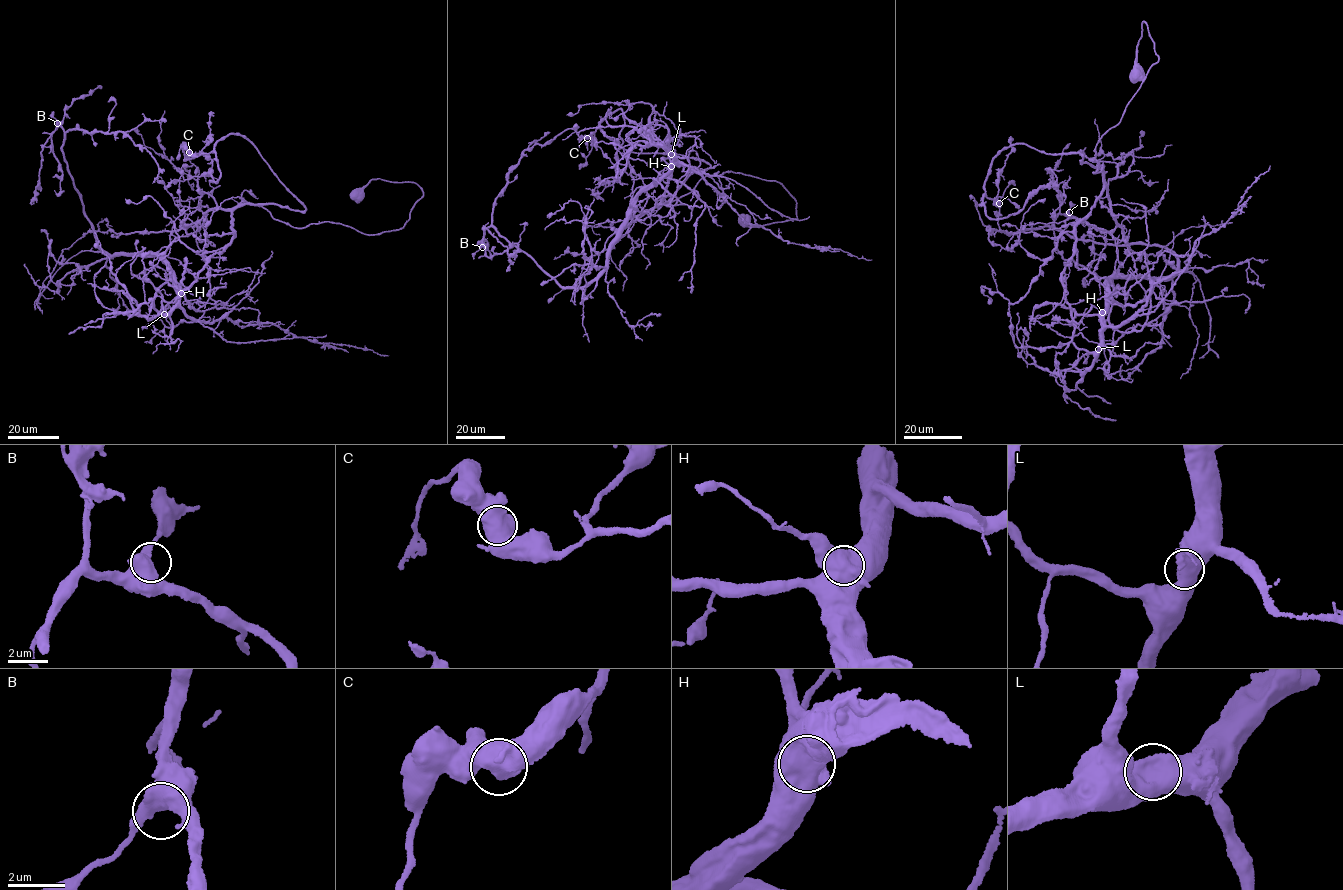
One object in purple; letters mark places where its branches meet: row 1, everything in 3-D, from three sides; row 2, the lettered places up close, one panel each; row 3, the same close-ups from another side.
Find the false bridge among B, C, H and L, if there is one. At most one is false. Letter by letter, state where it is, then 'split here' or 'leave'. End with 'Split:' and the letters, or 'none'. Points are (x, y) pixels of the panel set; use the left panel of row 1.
B: (57, 123) | leave
C: (189, 152) | leave
H: (181, 293) | split here
L: (164, 314) | leave
Split: H

